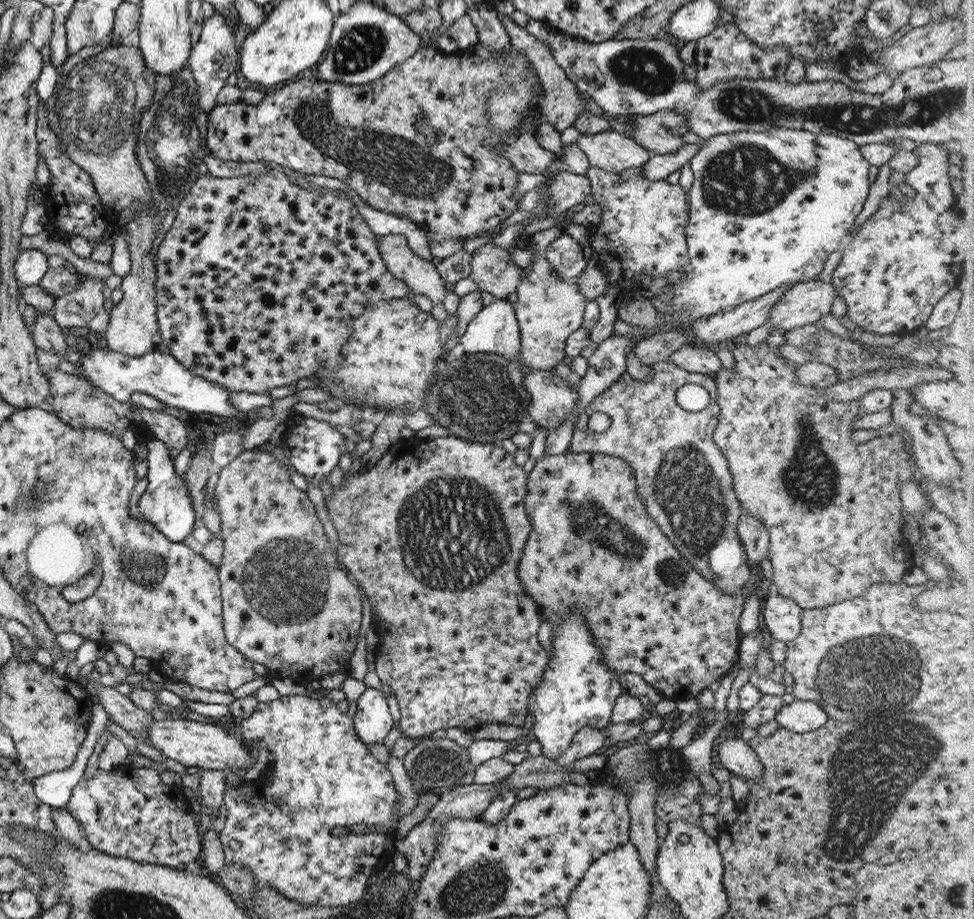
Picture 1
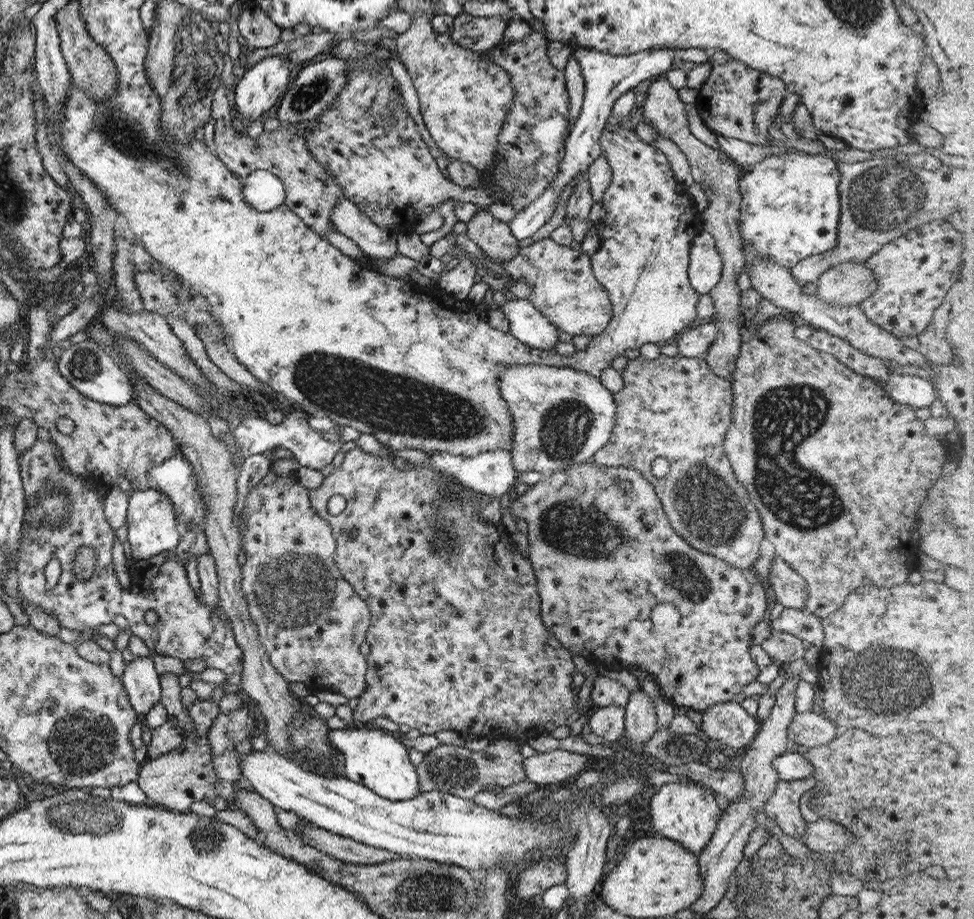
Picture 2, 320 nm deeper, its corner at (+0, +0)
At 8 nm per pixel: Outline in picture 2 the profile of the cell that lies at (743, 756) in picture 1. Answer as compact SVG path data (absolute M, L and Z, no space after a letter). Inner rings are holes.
M813 777L795 781L778 779L775 790L765 801L763 812L766 816L781 828L783 834L795 840L800 840L806 829L806 822L798 809L799 799L804 798L804 793L814 784L816 780Z

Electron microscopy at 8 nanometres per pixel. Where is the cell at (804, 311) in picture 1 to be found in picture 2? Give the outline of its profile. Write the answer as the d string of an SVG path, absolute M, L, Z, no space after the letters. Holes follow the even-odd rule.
M841 262L823 271L816 280L814 295L828 305L858 305L877 290L877 281L862 262Z

